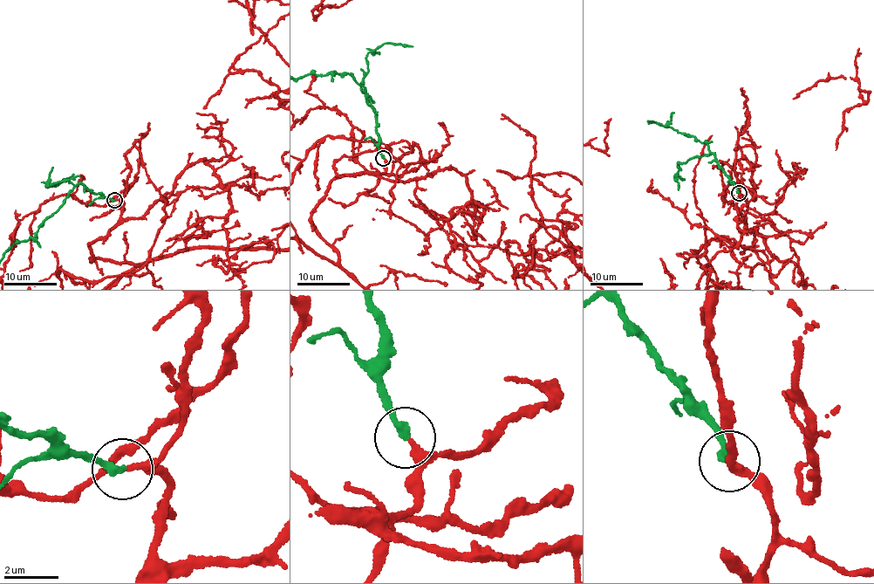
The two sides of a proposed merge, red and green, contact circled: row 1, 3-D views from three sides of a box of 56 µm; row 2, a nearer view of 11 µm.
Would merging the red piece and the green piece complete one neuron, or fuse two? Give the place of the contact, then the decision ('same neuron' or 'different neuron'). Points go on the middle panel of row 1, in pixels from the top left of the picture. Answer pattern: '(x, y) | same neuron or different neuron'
(383, 158) | same neuron

